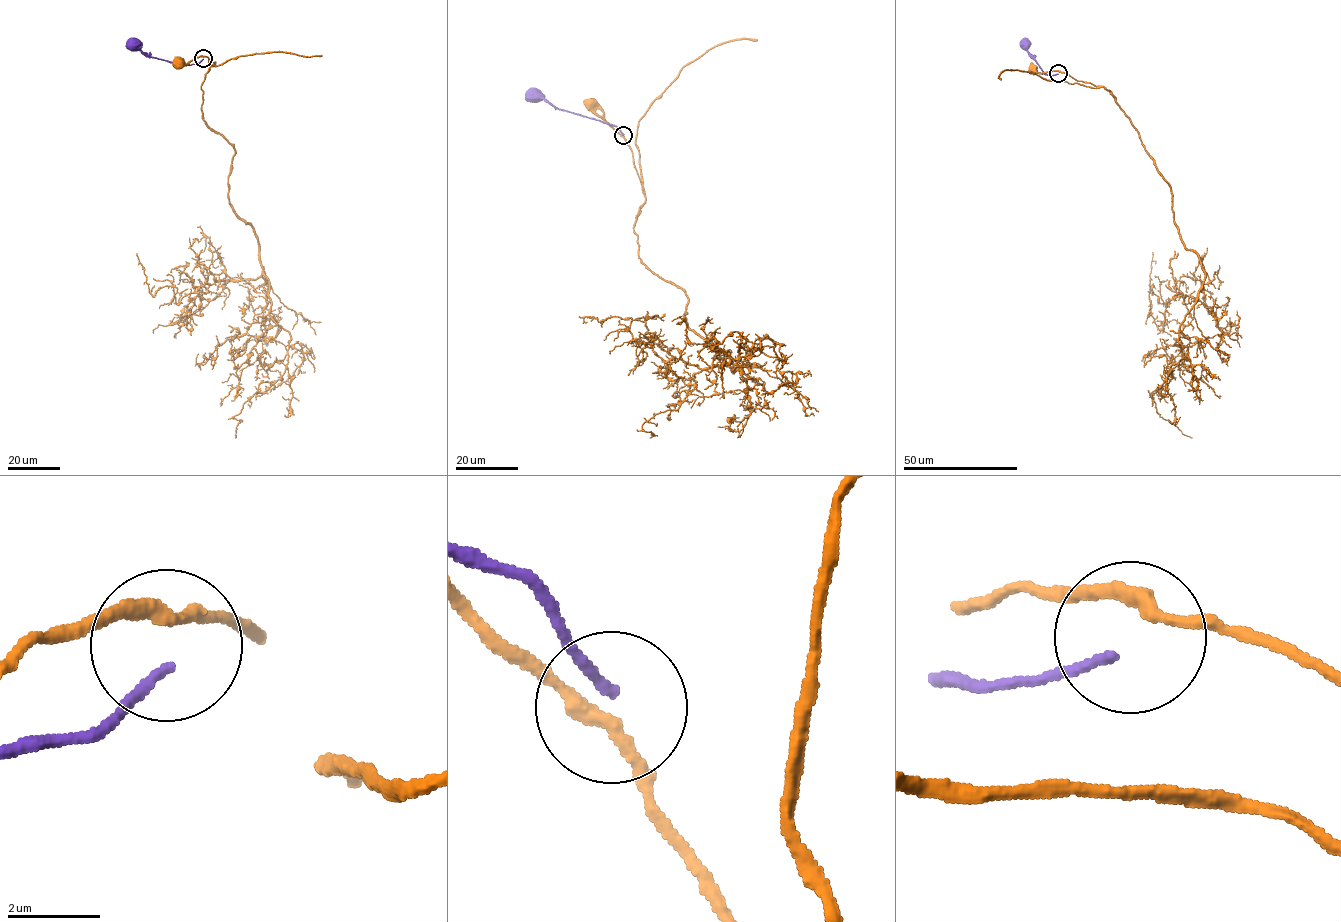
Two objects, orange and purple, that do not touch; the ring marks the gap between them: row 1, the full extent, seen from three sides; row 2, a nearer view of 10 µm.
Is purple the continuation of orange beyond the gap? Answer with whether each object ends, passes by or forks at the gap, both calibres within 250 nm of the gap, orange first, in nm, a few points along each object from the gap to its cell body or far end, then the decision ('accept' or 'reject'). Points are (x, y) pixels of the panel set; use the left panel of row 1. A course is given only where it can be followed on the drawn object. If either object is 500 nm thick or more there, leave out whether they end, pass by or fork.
orange passes by; purple ends there; 320 nm thick on the orange side, 220 nm on the other; orange runs (202, 56), (177, 64); purple runs (203, 59), (180, 65), (149, 57), (133, 45); reject

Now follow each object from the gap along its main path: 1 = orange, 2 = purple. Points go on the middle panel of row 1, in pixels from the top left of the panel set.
1: (623, 136), (599, 116), (590, 103)
2: (623, 134), (617, 127), (555, 108), (534, 95)

